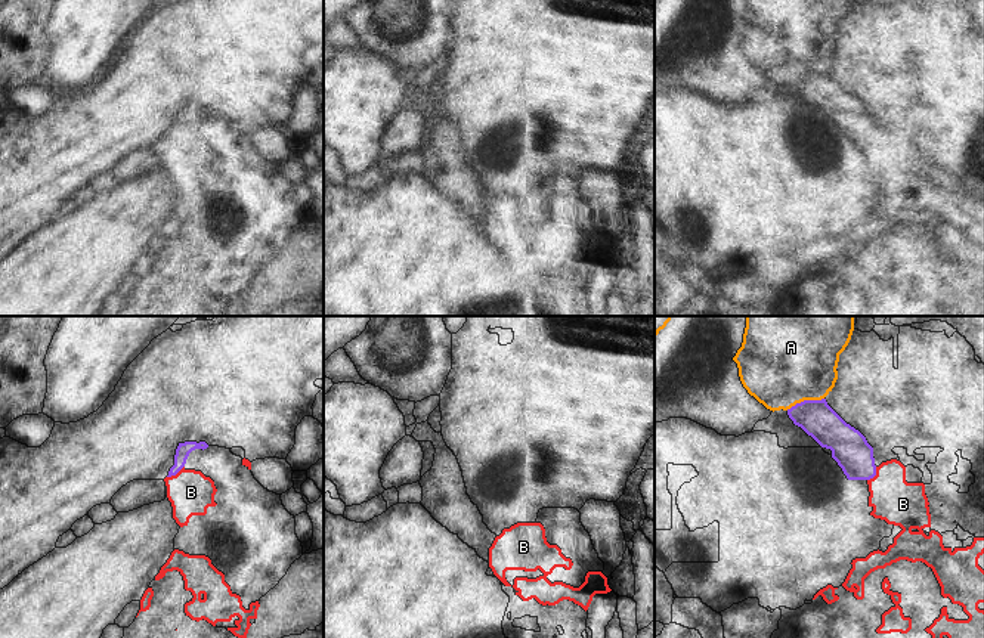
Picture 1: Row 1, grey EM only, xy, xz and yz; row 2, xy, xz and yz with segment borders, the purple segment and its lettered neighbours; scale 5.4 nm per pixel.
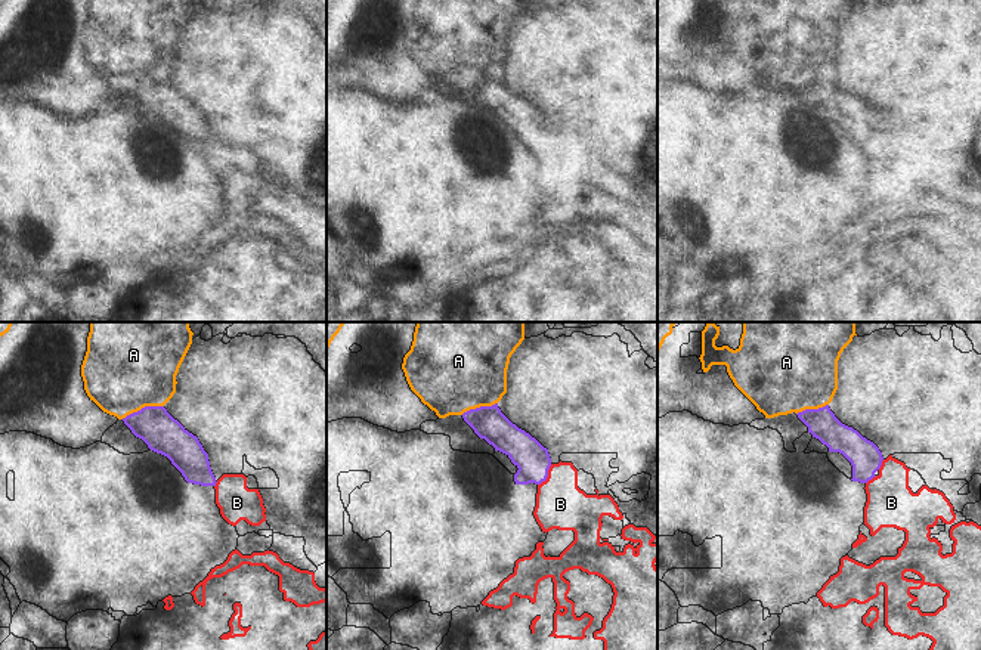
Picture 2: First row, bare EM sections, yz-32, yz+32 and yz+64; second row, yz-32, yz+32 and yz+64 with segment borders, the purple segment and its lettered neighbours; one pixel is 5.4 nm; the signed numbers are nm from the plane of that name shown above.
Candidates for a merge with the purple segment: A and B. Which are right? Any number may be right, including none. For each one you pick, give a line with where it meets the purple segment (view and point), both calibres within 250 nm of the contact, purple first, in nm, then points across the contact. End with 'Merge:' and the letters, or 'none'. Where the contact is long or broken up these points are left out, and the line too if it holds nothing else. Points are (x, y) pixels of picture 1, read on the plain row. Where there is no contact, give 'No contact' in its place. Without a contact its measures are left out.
B: Touches purple at xy (175, 143). Thickness 80 nm (purple) against 240 nm. Path across: xy (183, 118), (175, 143), (191, 161)
Merge: B

